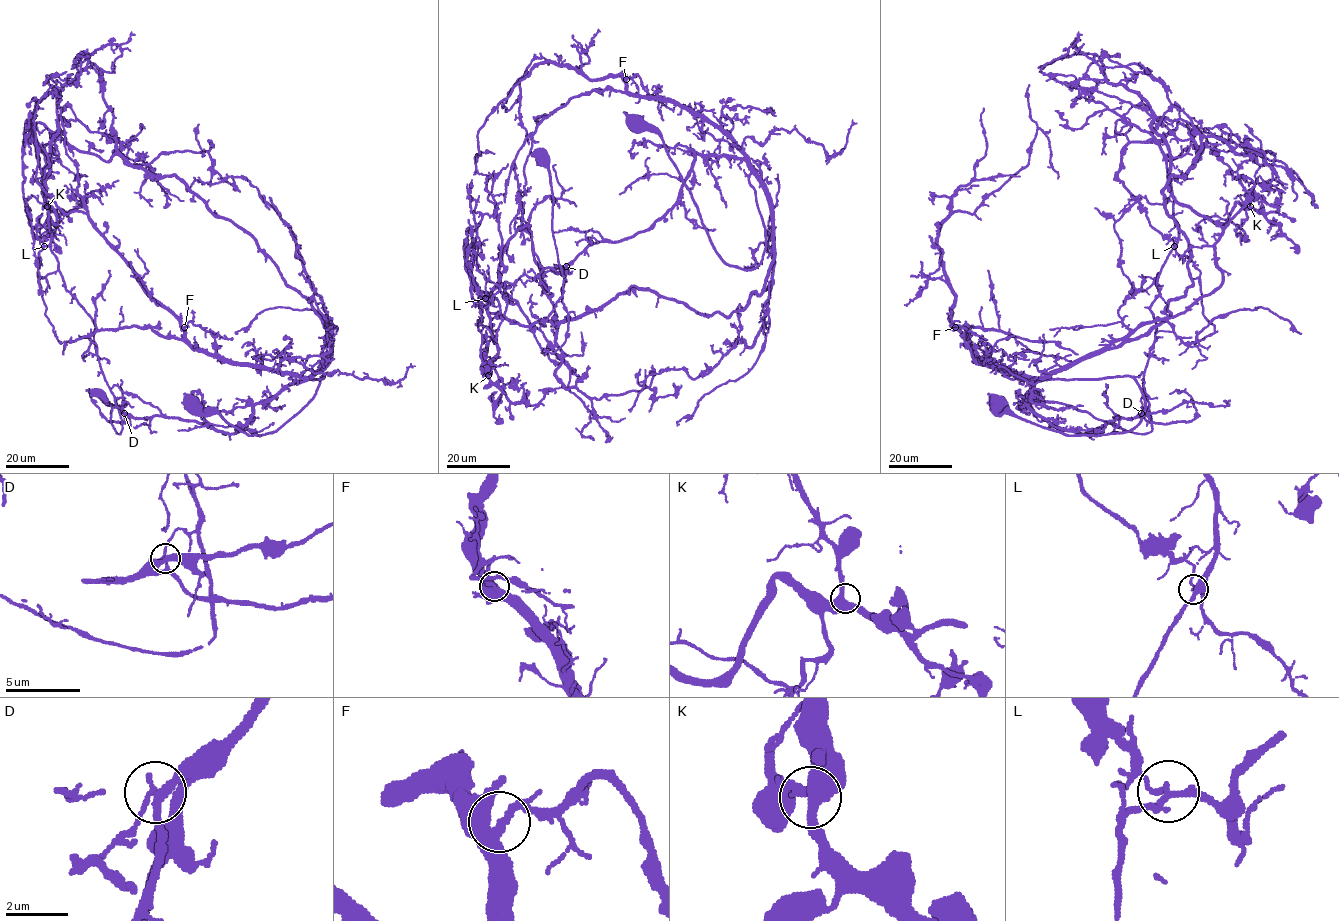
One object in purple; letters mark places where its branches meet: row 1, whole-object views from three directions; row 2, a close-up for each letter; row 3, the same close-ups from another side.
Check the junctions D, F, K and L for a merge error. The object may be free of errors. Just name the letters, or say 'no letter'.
D

